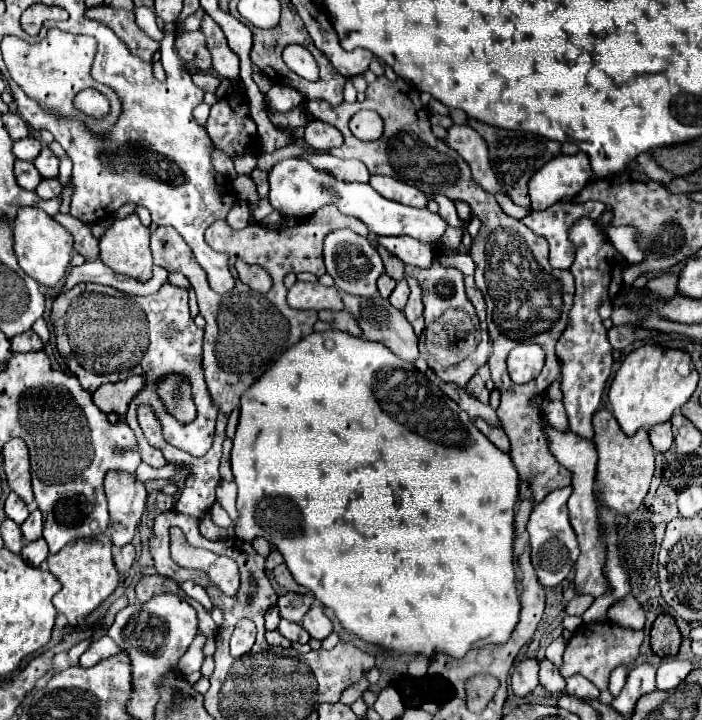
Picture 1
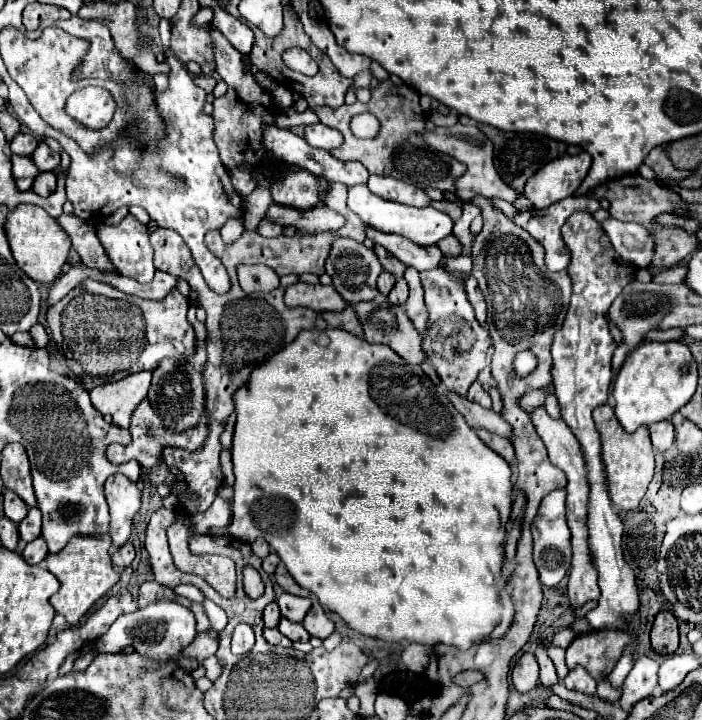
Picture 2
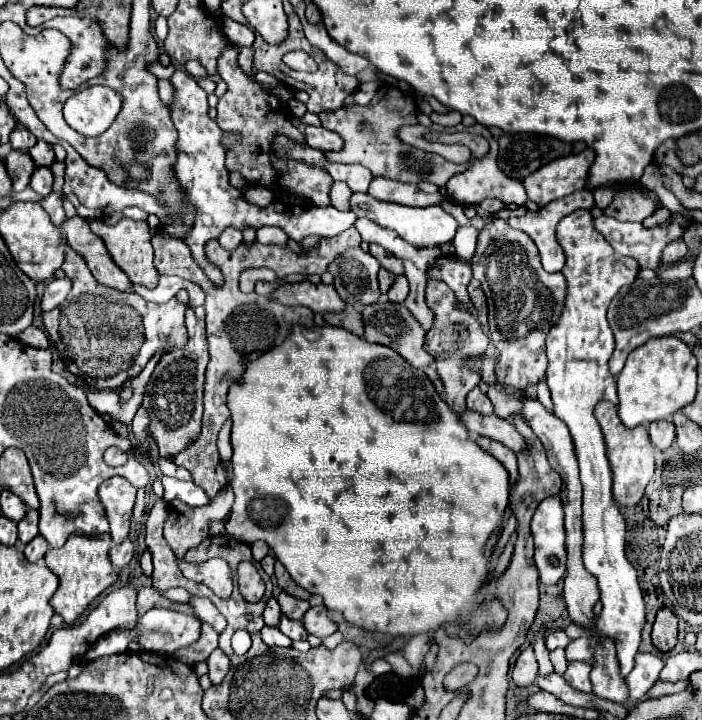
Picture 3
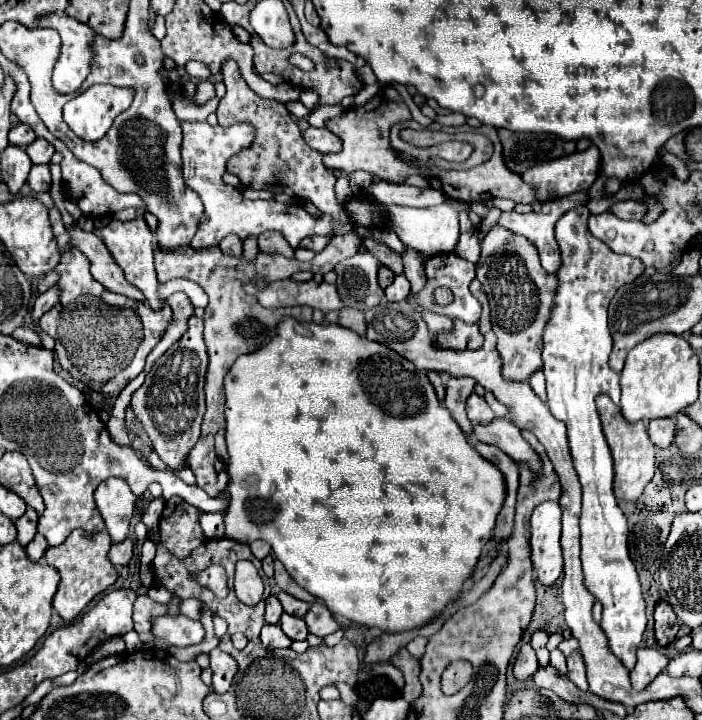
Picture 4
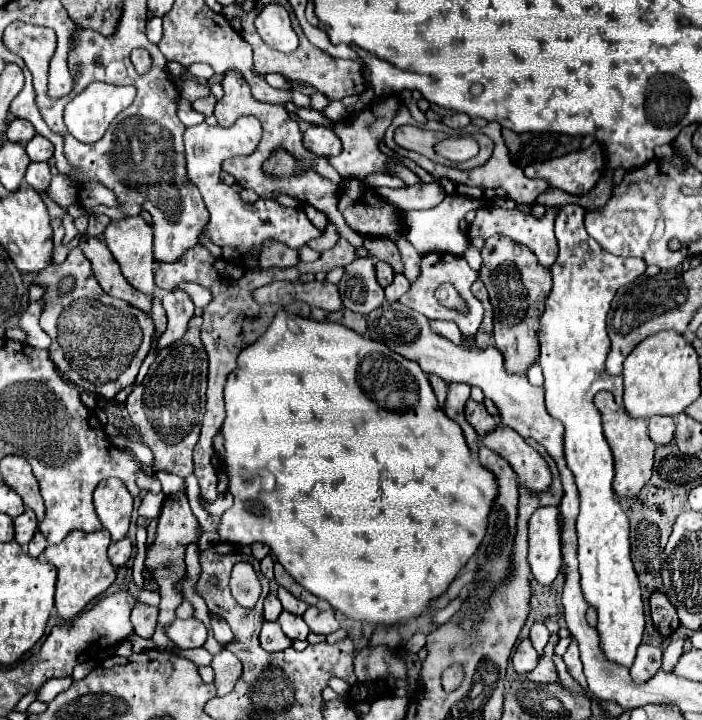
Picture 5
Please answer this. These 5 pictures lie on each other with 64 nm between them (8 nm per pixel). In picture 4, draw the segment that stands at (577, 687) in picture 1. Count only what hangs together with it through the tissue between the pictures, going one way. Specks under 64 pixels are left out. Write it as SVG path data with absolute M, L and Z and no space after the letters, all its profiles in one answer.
M578 654L568 656L568 674L566 674L580 690L588 690L588 682L586 682L586 668L584 668L584 658Z

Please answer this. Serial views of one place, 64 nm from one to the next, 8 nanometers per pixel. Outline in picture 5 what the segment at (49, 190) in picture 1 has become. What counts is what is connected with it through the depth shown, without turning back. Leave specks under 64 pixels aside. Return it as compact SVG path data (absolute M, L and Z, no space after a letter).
M32 162L26 170L26 184L36 192L44 192L48 188L48 180L52 180L50 168L46 162Z

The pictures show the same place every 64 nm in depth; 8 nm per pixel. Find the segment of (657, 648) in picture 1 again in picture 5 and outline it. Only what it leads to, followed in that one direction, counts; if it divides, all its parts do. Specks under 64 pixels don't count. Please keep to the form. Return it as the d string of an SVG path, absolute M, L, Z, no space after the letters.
M654 592L650 598L650 610L652 610L652 620L656 630L662 636L670 636L678 626L678 614L676 608L670 604L670 600L662 592Z

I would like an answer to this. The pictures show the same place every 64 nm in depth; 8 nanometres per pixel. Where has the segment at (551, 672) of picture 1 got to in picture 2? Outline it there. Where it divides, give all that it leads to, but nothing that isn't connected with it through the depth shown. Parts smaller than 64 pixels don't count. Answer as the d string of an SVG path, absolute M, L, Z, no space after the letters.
M540 646L540 648L536 650L536 660L538 660L538 664L540 664L540 684L542 684L542 686L554 686L554 684L558 684L560 678L556 676L556 668L554 668L552 660L548 658L546 648Z

